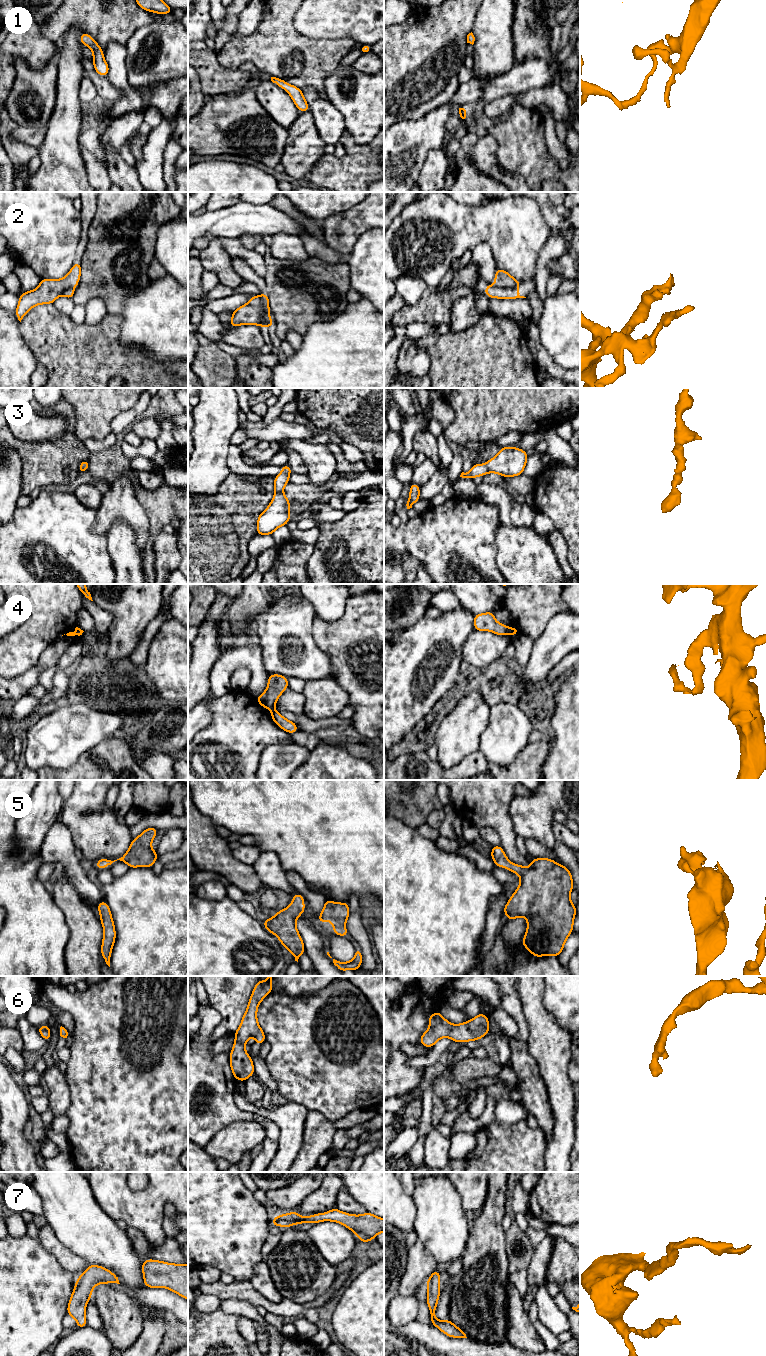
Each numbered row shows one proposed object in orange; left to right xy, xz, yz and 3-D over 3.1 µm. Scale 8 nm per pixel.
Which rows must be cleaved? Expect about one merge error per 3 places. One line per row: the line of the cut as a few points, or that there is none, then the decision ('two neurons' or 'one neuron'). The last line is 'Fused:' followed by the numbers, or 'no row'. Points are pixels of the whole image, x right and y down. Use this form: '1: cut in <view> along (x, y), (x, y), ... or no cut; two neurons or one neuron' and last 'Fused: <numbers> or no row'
1: no cut; one neuron
2: cut in xz along (258, 296), (263, 311), (263, 319), (259, 324); two neurons
3: no cut; one neuron
4: cut in yz along (510, 629), (511, 633); two neurons
5: no cut; one neuron
6: no cut; one neuron
7: no cut; one neuron
Fused: 2, 4

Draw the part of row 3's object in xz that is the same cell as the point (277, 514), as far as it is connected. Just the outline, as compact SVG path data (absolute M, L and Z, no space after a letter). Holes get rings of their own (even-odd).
M288 464L281 468L281 473L274 477L274 497L257 518L257 535L272 535L276 529L287 525L291 518L290 500L286 498L283 489L290 482L289 475L292 469Z

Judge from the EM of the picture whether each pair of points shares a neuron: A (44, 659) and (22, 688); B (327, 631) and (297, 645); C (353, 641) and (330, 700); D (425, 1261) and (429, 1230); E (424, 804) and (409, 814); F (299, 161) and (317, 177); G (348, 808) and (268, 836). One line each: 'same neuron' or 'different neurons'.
A: same neuron
B: different neurons
C: different neurons
D: different neurons
E: same neuron
F: different neurons
G: same neuron

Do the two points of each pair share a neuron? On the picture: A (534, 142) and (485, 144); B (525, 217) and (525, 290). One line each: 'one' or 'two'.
A: two
B: two

